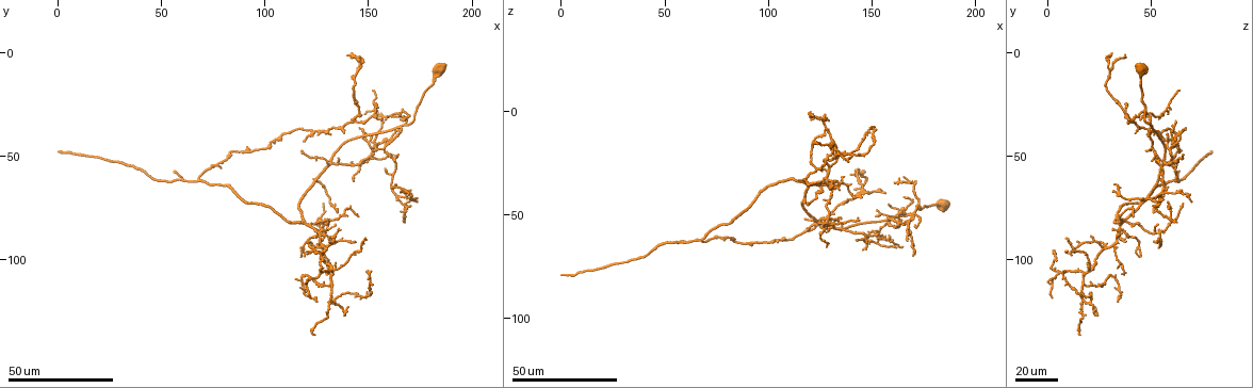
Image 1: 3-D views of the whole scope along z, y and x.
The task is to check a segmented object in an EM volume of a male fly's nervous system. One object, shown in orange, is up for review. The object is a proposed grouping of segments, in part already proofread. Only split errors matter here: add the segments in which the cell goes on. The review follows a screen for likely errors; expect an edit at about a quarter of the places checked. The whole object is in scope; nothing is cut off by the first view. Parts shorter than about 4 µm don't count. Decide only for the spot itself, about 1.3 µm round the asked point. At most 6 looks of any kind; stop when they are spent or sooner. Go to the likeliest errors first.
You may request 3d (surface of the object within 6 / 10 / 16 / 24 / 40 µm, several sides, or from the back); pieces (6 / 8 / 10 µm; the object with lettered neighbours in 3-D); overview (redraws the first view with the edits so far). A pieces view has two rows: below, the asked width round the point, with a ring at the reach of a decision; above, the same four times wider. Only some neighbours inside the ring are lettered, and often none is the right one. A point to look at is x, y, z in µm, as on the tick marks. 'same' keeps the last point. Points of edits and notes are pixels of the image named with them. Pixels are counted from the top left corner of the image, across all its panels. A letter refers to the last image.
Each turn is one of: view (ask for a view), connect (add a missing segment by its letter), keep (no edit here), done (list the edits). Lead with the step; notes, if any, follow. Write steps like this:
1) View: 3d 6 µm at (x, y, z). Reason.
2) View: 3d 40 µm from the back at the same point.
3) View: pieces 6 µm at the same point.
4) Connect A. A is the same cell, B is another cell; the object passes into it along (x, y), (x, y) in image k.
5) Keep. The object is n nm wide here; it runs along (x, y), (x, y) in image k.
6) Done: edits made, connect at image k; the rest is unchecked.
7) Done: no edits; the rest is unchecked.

View: 3d 24 µm at (0, 47, 79). Long arm stops here.

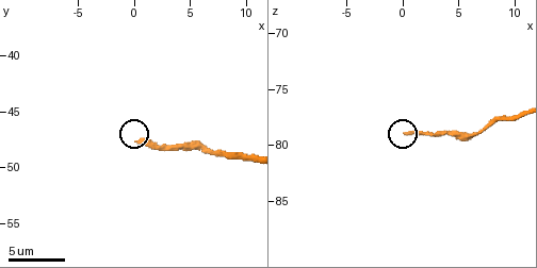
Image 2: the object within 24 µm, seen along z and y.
View: pieces 10 µm at (0.4, 47.6, 78.8).

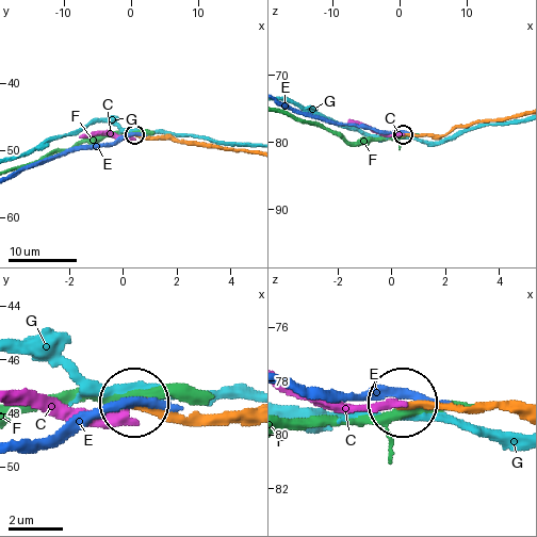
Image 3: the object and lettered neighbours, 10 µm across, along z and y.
Keep. C, E, F and G are other cells; it runs along (236, 149), (135, 134) in image 3; none of them fits.

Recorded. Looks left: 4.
View: 3d 24 µm at (135, 91, 37). Branch stops here.

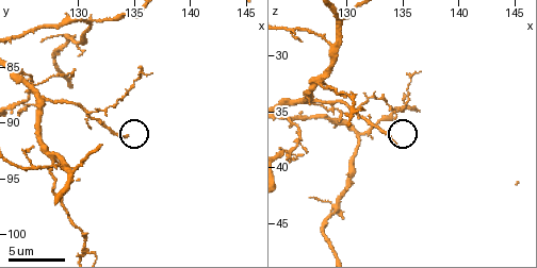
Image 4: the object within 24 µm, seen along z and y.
View: pieces 10 µm at (134.2, 91.0, 37.8).

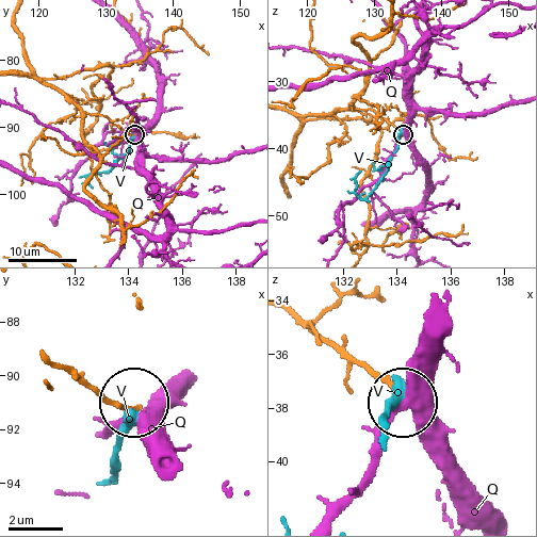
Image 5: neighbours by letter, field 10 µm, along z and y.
Keep. Q and V are other cells; it runs along (50, 358), (130, 406) in image 5; none of them fits.

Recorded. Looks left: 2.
View: 3d 40 µm at (131, 107, 36). Long arm stops here.

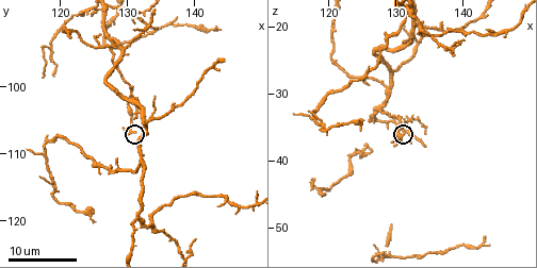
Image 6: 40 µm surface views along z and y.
View: pieces 10 µm at (131.5, 106.5, 36.0). What lies round it.

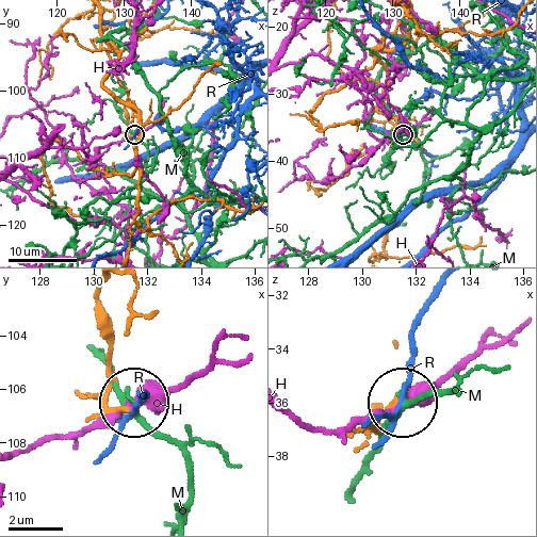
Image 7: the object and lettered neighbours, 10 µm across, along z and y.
Keep. H, M and R are other cells; no lettered segment goes on from it.

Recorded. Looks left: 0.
Done: no edits; the rest is unchecked.

